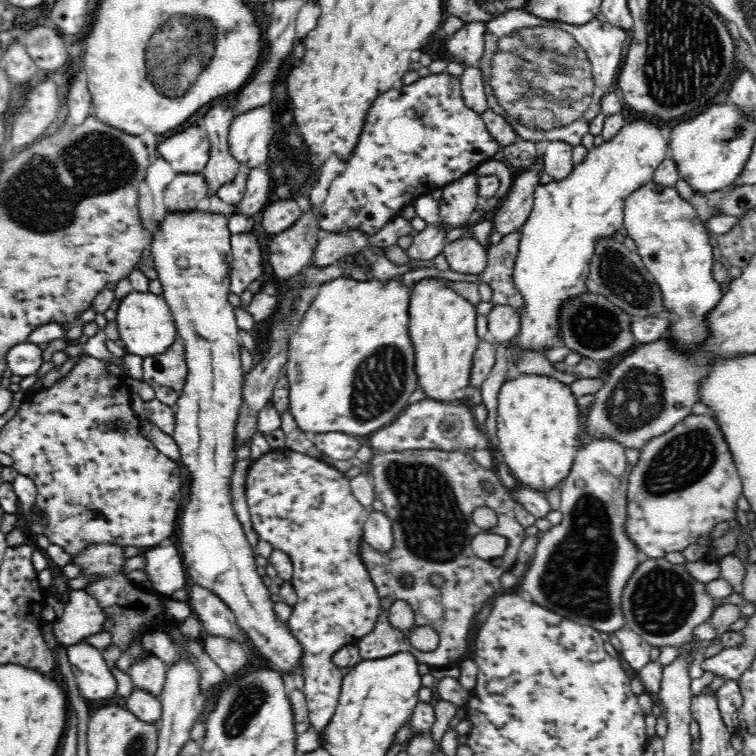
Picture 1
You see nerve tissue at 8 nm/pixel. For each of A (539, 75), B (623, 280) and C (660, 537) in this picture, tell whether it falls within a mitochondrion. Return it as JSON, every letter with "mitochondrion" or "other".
{"A":"mitochondrion","B":"mitochondrion","C":"other"}

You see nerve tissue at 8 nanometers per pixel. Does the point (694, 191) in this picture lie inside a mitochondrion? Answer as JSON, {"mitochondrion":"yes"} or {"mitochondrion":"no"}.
{"mitochondrion":"no"}

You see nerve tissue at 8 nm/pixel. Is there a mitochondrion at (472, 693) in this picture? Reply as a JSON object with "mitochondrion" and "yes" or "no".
{"mitochondrion":"no"}

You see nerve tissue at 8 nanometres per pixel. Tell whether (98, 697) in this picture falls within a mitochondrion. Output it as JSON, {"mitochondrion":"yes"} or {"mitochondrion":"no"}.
{"mitochondrion":"no"}

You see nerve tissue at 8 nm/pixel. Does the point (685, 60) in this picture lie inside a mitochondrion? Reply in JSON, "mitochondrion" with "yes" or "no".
{"mitochondrion":"yes"}

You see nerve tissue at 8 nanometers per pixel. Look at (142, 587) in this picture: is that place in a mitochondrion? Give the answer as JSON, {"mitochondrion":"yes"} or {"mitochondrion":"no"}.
{"mitochondrion":"no"}

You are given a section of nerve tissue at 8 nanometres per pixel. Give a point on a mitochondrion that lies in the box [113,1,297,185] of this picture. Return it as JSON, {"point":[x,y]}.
{"point":[180,46]}

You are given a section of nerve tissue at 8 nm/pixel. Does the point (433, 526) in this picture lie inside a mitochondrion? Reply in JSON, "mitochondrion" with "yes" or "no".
{"mitochondrion":"yes"}

